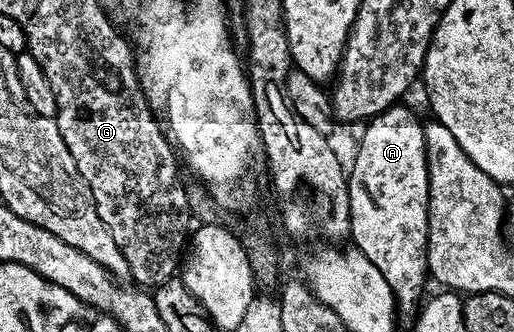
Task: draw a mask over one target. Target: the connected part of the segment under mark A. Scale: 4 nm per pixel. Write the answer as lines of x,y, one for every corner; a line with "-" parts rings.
403,104
390,106
385,112
381,112
377,117
370,119
362,127
363,139
359,142
359,151
355,154
355,163
350,163
349,177
347,187
349,188
349,212
351,213
351,232
349,235
354,249
359,250
365,256
369,256
369,260
373,260
373,264
381,272
381,276
385,276
385,280
389,280
389,288
395,297
395,305
398,313
414,315
420,309
420,299
424,297
423,281
428,281
427,272
427,201
429,200
429,188
431,180
427,177
427,145
425,144
425,136
423,135
424,123
419,122
419,118
411,110
406,110

